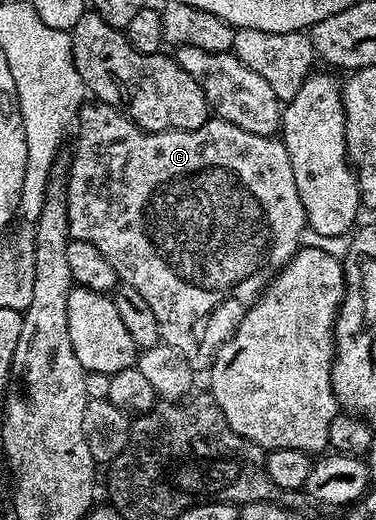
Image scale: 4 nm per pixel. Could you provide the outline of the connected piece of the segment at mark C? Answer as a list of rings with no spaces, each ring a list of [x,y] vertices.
[[[85,102],[80,105],[74,134],[75,132],[76,153],[71,153],[68,166],[69,237],[90,242],[90,246],[98,246],[106,262],[114,266],[117,277],[134,290],[138,290],[138,294],[146,298],[150,310],[154,310],[154,318],[158,318],[161,341],[178,350],[178,354],[182,354],[182,358],[186,358],[193,369],[207,369],[216,357],[220,345],[226,343],[234,334],[238,322],[242,322],[248,308],[264,291],[266,277],[278,275],[290,263],[294,253],[302,247],[300,235],[306,231],[304,207],[302,198],[298,198],[298,186],[294,186],[294,166],[290,166],[290,154],[286,154],[283,139],[250,134],[250,130],[242,130],[242,126],[219,118],[209,118],[201,128],[185,132],[144,132],[130,117],[123,116],[114,106],[99,102]]]

